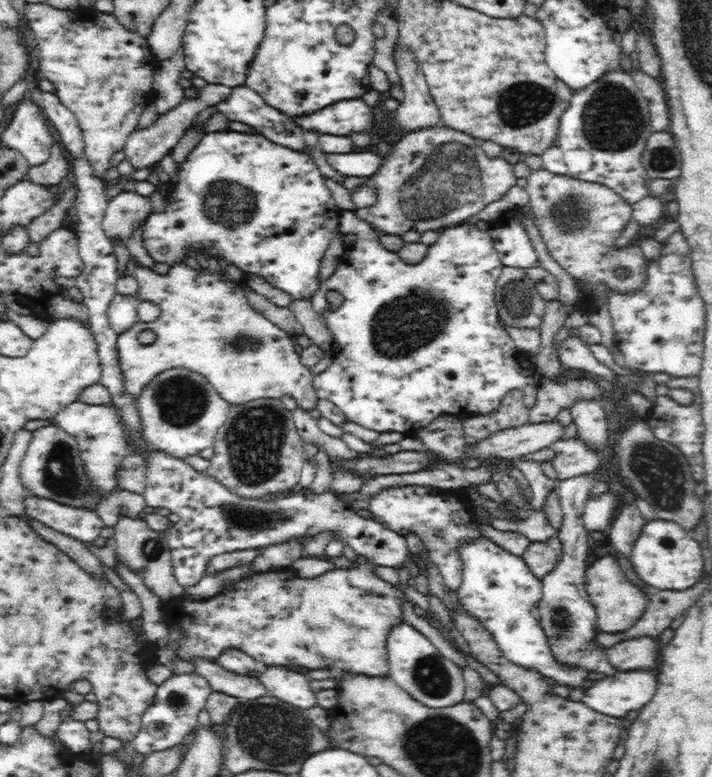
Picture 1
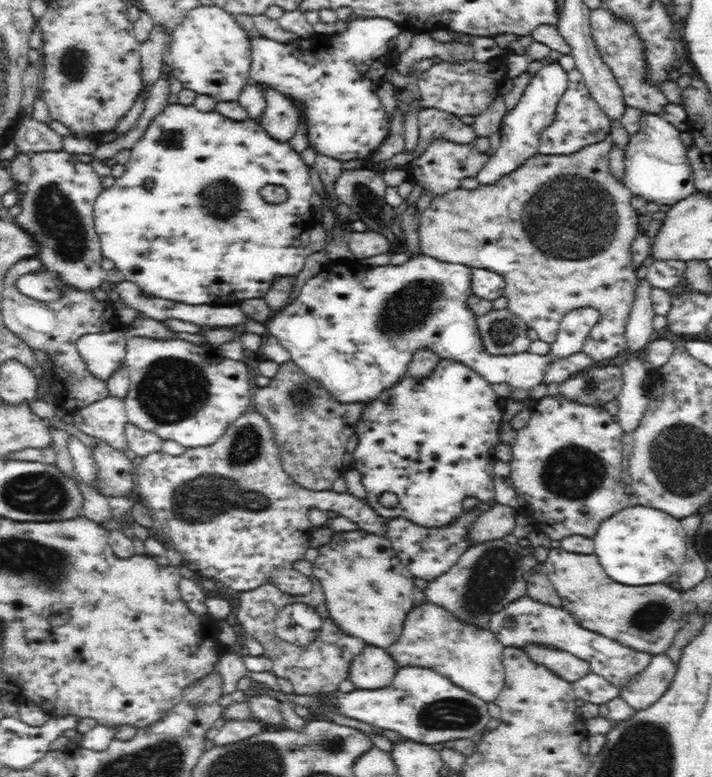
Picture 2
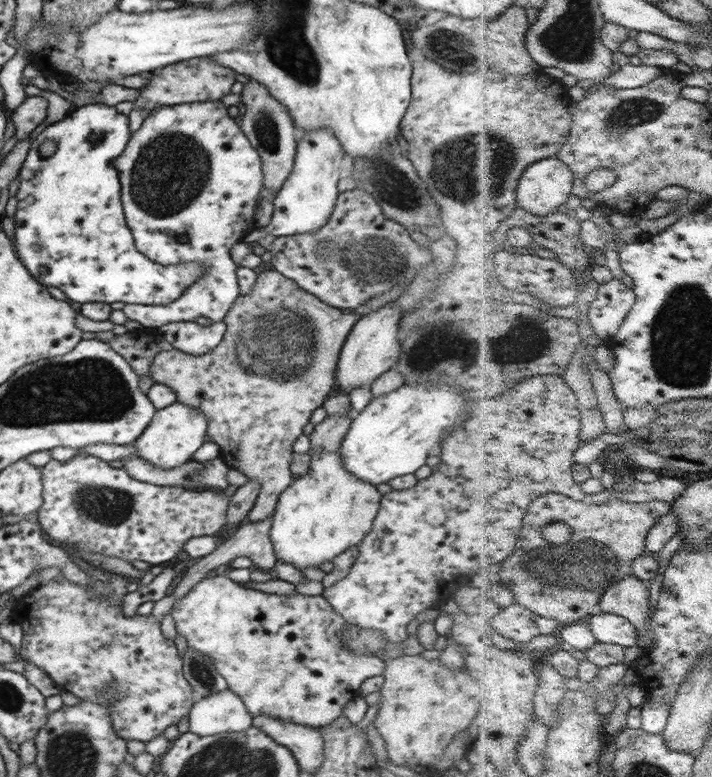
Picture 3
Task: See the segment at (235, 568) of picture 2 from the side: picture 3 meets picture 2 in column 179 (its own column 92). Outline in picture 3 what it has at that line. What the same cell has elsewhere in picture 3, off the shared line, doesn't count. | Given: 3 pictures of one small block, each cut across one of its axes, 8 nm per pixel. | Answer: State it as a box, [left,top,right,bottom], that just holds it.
[38,452,230,565]

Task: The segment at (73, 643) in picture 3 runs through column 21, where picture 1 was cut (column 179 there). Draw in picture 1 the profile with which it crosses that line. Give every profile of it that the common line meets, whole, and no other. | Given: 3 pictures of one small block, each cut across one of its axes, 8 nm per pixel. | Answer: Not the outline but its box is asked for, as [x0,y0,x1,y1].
[169,556,406,676]

